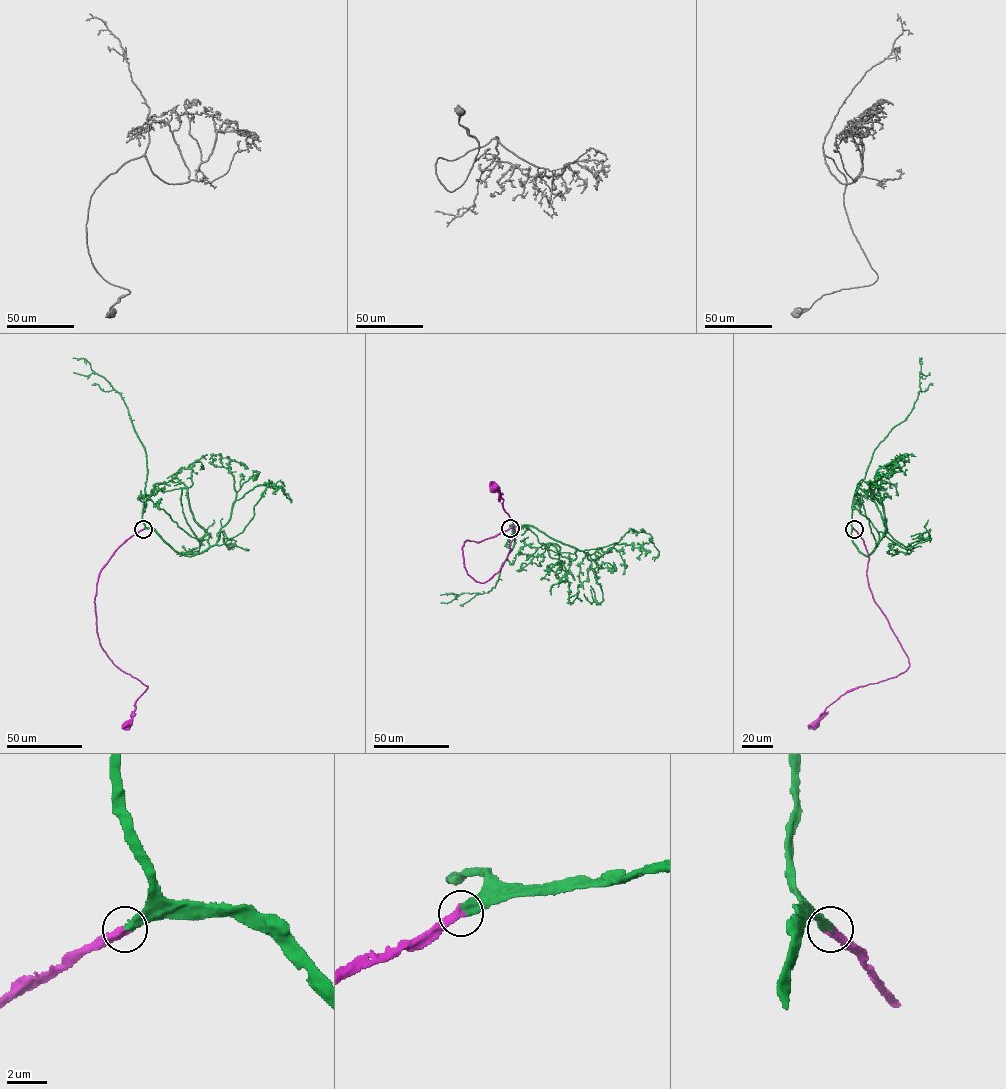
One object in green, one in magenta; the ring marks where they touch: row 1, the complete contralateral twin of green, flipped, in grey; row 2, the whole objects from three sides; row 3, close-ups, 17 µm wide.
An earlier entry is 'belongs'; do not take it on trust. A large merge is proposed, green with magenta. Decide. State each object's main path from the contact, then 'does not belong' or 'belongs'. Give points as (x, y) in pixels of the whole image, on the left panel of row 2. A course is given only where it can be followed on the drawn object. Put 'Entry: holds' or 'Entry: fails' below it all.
course green (142, 529), (152, 528), (183, 555), (209, 547), (183, 488), (182, 511), (200, 546), (213, 519); course magenta (142, 529), (128, 538), (102, 569), (94, 601), (102, 650), (113, 663), (148, 686), (135, 702), (128, 725); belongs
Entry: holds

